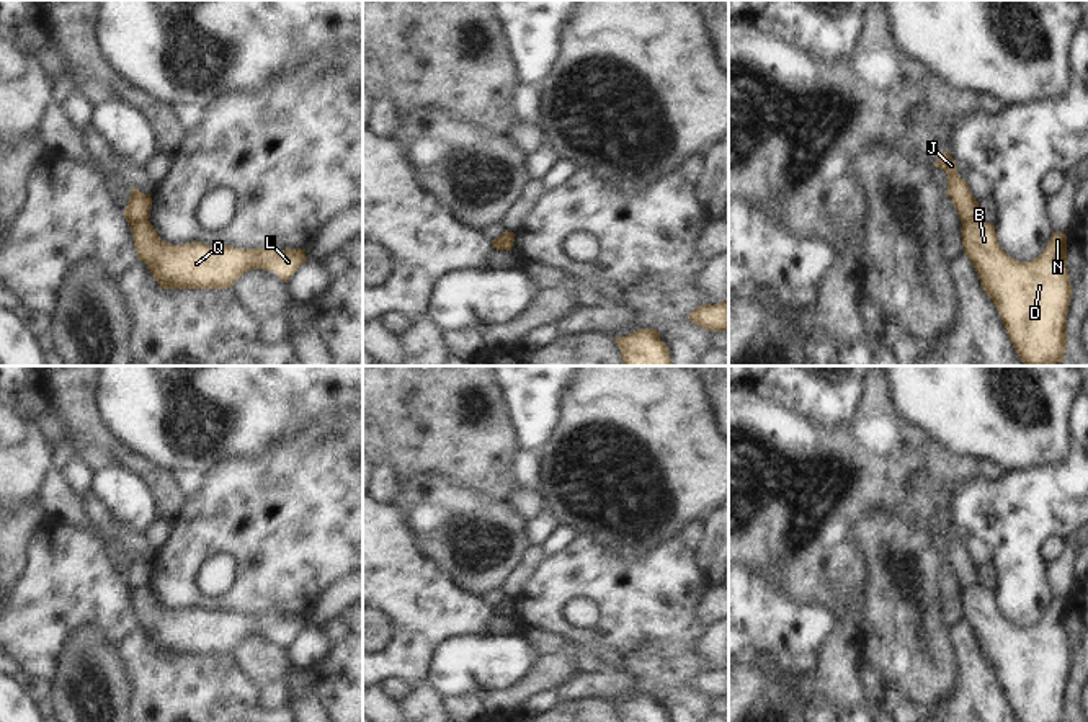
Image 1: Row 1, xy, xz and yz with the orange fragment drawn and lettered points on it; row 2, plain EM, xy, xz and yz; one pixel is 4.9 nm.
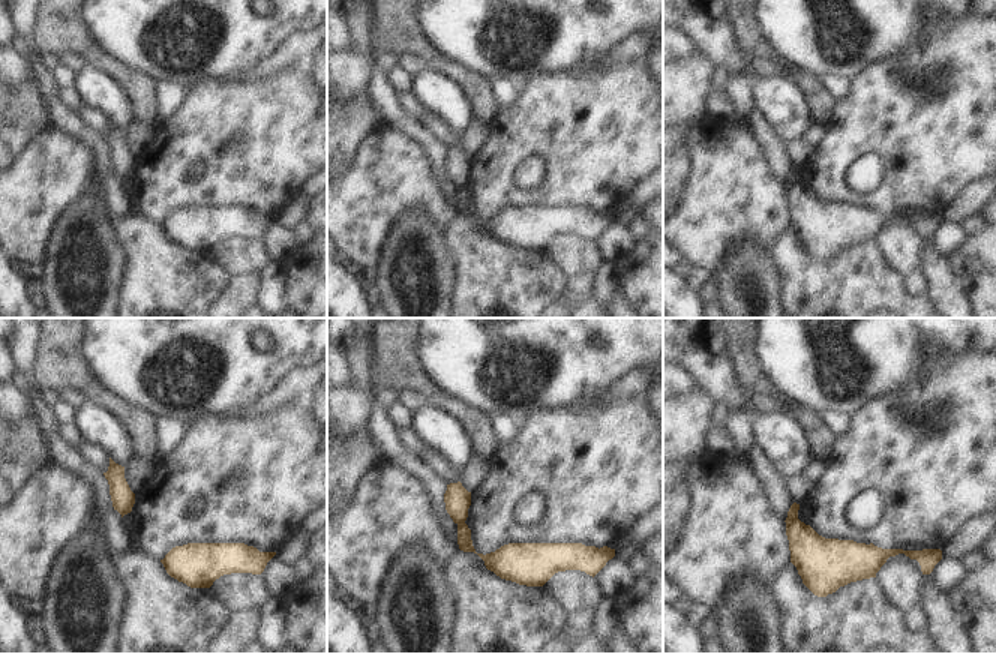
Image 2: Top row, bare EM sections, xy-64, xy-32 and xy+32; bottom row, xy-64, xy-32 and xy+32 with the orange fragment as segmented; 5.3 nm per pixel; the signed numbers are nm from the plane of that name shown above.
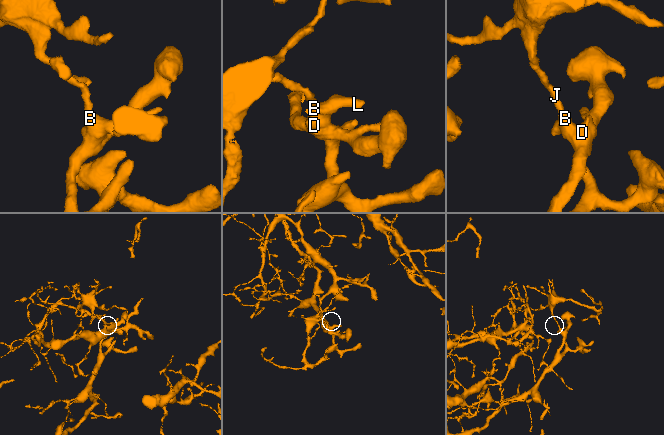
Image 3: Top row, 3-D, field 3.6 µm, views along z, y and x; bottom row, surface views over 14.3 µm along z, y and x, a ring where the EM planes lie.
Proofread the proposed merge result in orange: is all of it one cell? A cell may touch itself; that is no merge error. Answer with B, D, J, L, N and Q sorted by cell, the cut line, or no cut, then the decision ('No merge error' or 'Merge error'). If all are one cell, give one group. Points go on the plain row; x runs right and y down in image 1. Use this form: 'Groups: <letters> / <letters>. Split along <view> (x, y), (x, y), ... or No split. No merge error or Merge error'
Groups: B D L N Q / J. Split along xy (146, 583), (131, 592). Merge error

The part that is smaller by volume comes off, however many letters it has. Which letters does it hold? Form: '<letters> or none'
J

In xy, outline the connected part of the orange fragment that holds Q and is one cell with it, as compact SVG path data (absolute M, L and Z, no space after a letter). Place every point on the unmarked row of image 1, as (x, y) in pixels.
M144 585L131 591L137 626L144 627L165 655L229 655L250 635L274 637L288 645L307 627L301 614L234 614L191 608L172 611Z

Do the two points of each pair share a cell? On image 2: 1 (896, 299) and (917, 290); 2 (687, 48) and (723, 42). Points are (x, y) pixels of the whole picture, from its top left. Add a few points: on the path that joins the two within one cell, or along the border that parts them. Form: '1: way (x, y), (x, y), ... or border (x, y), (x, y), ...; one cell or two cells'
1: border (902, 278), (902, 287), (906, 294), (926, 296); two cells
2: border (678, 29), (698, 48); two cells

